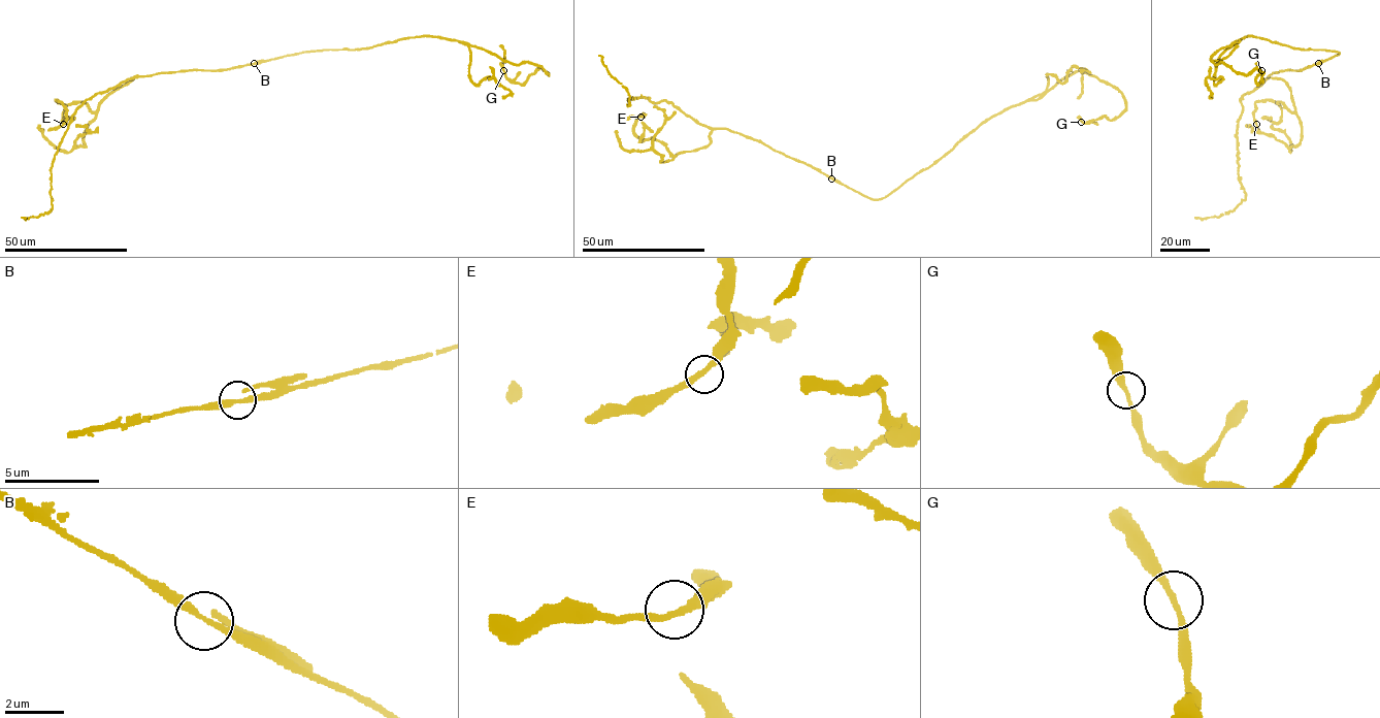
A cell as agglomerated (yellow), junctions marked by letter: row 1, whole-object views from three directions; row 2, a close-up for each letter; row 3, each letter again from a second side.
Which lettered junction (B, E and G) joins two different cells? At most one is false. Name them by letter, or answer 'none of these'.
none of these

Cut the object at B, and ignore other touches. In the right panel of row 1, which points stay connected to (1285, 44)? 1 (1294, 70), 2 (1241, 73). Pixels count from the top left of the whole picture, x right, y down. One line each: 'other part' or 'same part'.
1: other part
2: same part

